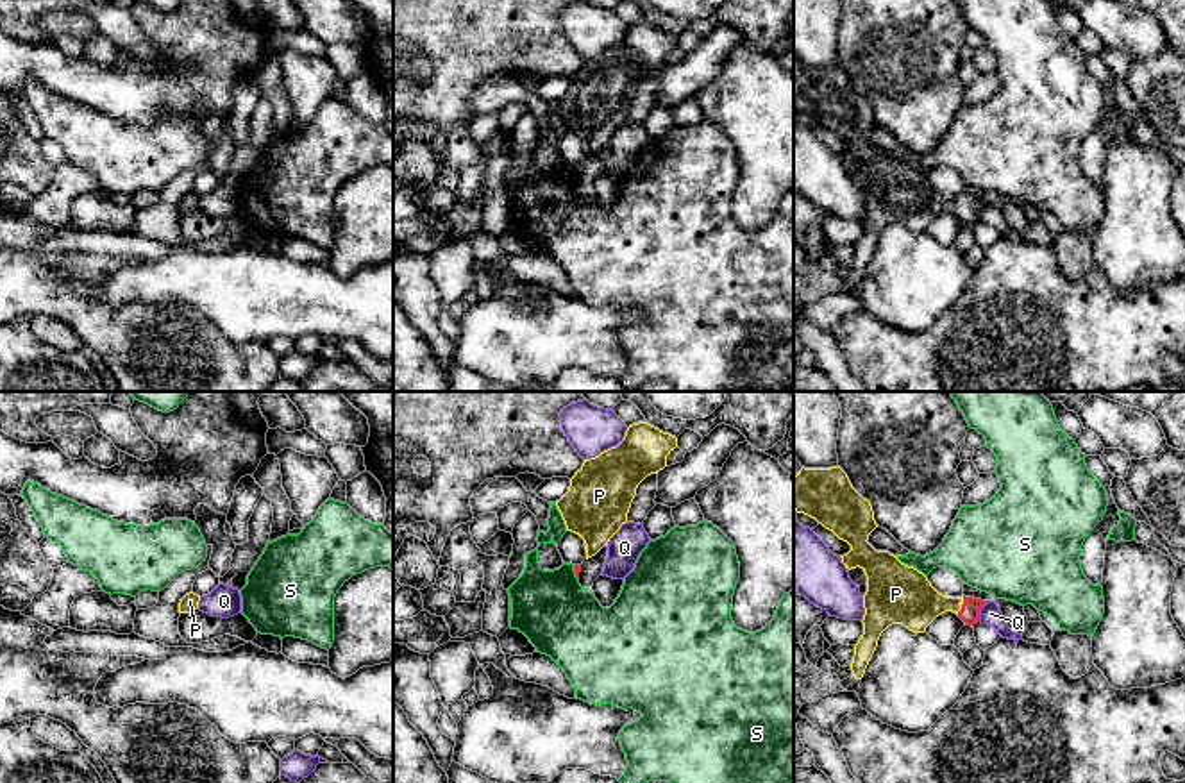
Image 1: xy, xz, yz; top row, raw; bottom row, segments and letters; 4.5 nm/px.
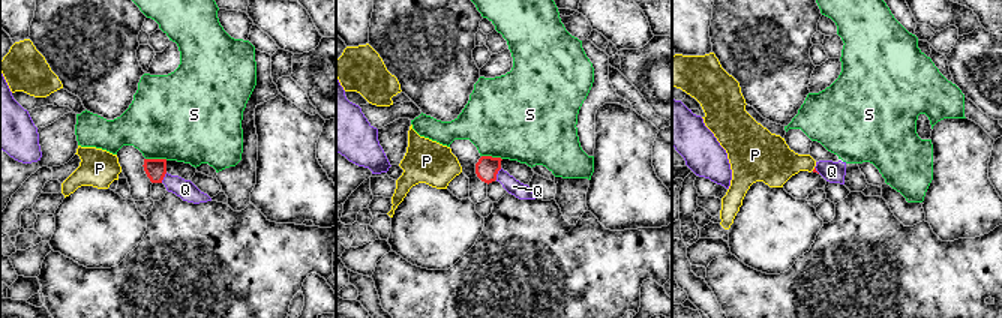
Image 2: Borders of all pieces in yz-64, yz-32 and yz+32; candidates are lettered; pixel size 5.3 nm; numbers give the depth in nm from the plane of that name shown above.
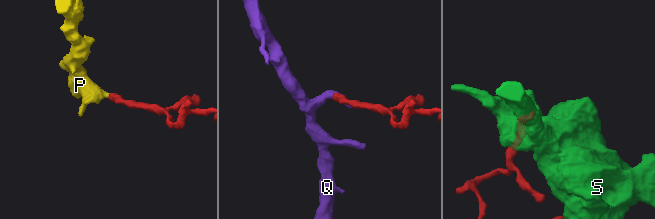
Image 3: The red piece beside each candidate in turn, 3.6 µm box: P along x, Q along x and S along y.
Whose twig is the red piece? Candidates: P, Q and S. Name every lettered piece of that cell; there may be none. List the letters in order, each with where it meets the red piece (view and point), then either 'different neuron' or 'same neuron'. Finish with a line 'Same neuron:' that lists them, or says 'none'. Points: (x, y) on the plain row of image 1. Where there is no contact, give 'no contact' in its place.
P: contact yz (962, 206); same neuron
Q: contact yz (980, 208); different neuron
S: contact xz (576, 174); different neuron
Same neuron: P

